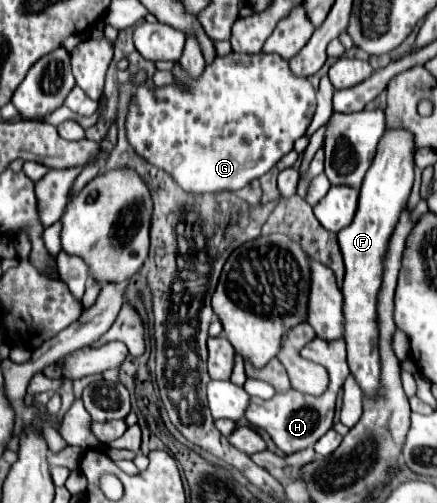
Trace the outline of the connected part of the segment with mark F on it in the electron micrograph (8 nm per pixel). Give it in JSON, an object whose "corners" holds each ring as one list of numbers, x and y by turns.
{"corners":[[386,128,378,142,376,158,368,168,354,220,338,232,340,250,346,264,344,276,344,340,348,346,350,372,356,376,364,396,372,396,380,388,380,354,378,354,378,324,376,324,376,294,382,284,382,258,390,234,398,222,414,182,414,134,404,128]]}

